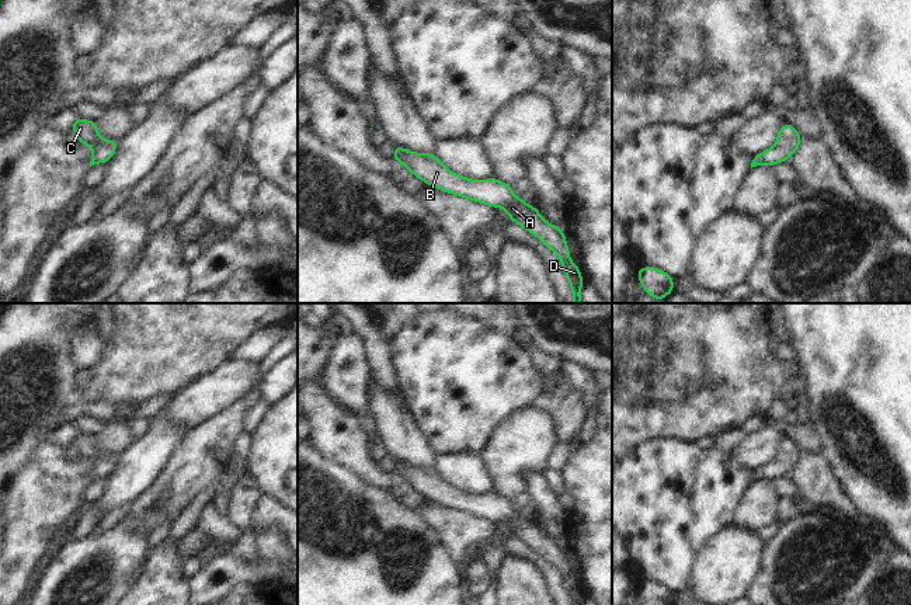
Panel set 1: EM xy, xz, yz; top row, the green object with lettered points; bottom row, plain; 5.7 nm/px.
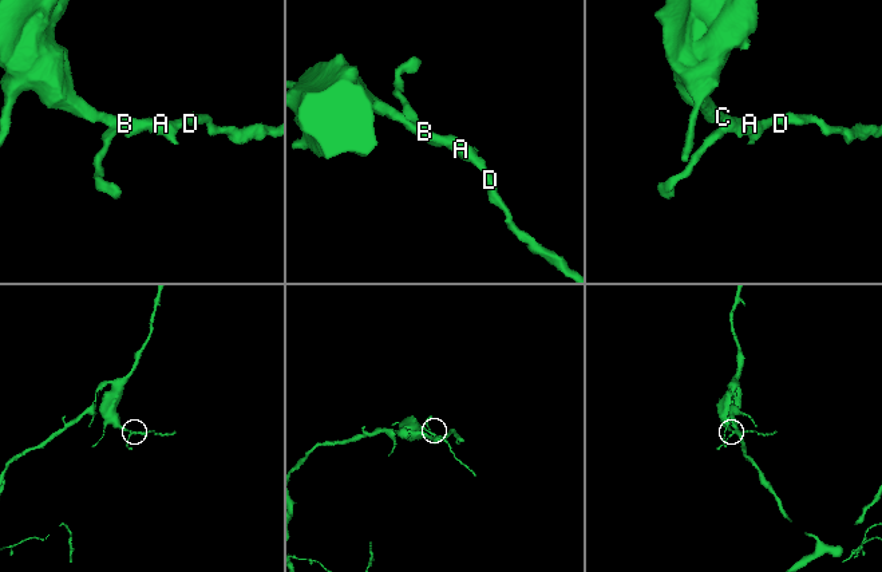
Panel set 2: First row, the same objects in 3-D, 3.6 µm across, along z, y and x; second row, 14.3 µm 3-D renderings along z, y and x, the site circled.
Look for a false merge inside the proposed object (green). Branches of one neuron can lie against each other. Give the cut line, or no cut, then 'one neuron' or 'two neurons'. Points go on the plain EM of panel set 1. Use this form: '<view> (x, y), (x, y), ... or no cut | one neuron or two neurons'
no cut | one neuron

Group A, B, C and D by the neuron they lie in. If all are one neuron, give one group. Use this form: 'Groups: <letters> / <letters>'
Groups: A B C D

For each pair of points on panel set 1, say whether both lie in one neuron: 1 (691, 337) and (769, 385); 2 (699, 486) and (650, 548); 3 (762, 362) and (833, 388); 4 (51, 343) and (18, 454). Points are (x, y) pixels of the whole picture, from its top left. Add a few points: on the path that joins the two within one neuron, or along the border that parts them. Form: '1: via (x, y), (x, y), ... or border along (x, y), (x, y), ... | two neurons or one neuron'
1: via (710, 357), (727, 374), (750, 379) | one neuron
2: via (691, 501), (663, 532) | one neuron
3: border along (799, 376), (802, 386) | two neurons
4: via (55, 371), (55, 393), (42, 414), (31, 426) | one neuron

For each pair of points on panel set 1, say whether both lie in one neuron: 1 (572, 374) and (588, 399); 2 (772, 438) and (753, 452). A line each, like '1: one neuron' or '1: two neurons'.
1: one neuron
2: one neuron

